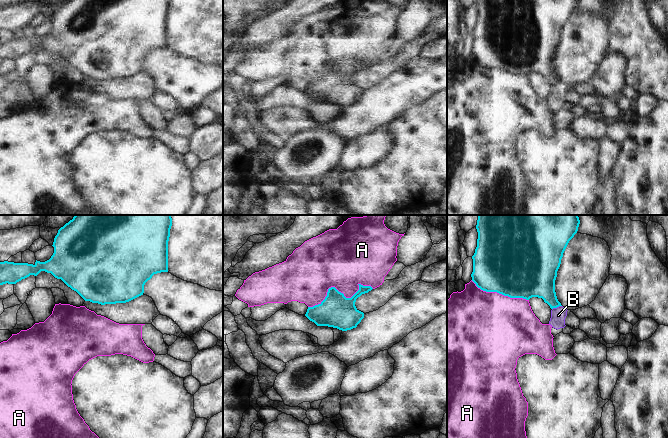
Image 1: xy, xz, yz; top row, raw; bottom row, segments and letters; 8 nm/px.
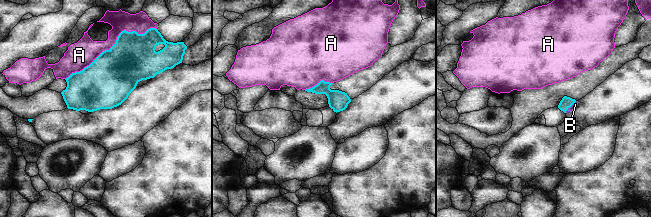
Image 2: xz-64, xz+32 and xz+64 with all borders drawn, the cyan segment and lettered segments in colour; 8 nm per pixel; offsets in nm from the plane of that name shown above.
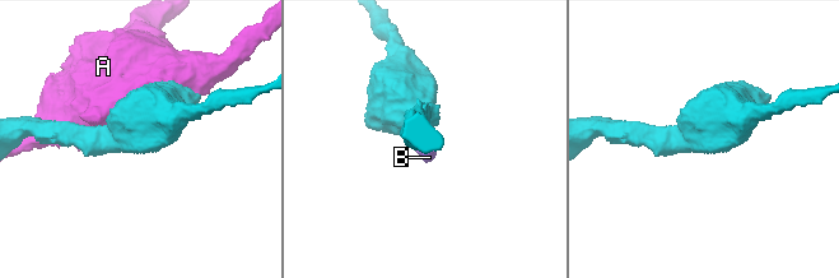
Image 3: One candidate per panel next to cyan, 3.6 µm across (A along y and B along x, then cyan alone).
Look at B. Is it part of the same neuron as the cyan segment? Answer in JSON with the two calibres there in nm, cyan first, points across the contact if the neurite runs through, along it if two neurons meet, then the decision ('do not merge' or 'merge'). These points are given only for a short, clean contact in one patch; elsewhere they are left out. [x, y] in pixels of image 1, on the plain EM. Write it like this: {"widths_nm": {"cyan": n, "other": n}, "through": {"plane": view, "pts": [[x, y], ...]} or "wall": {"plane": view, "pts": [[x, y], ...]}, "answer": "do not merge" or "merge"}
{"widths_nm": {"cyan": 260, "other": 120}, "through": {"plane": "yz", "pts": [[539, 57], [556, 83], [558, 91]]}, "answer": "merge"}

